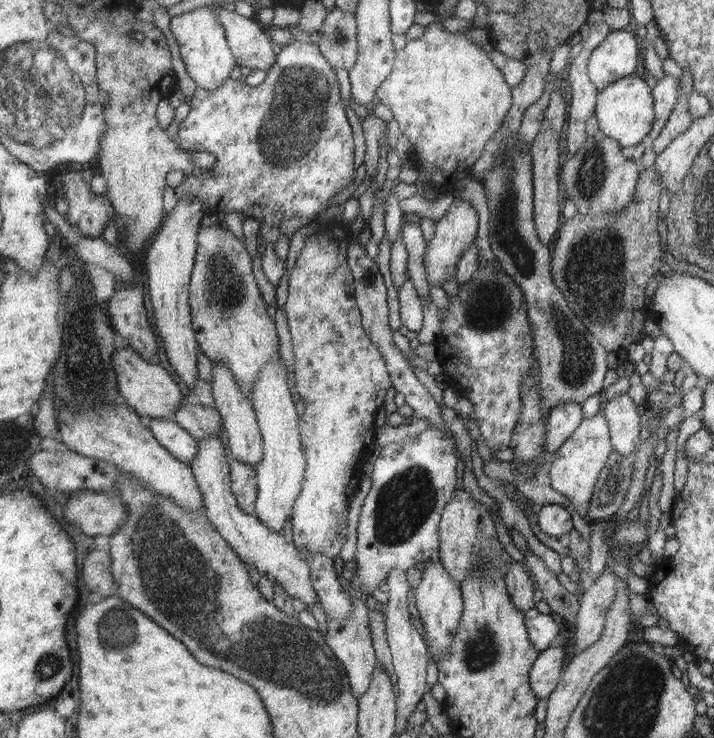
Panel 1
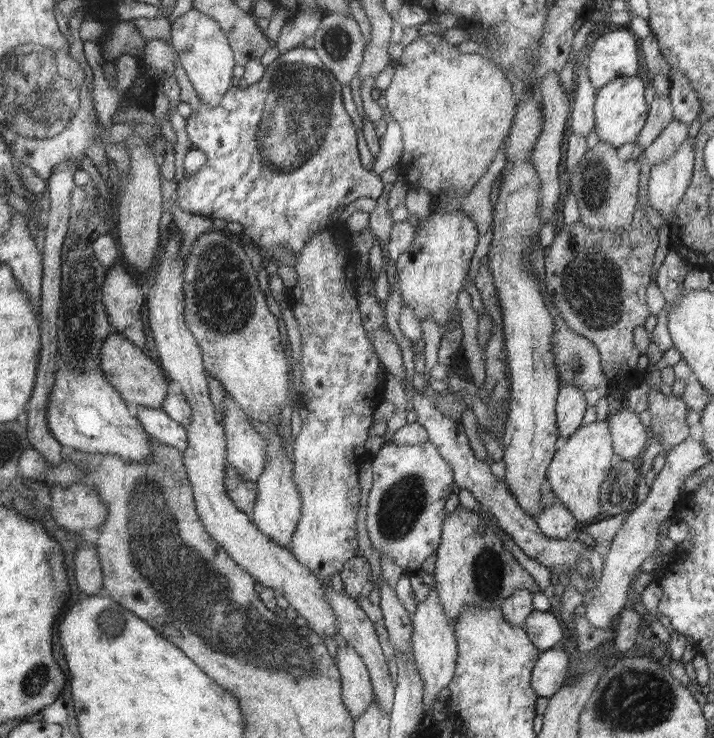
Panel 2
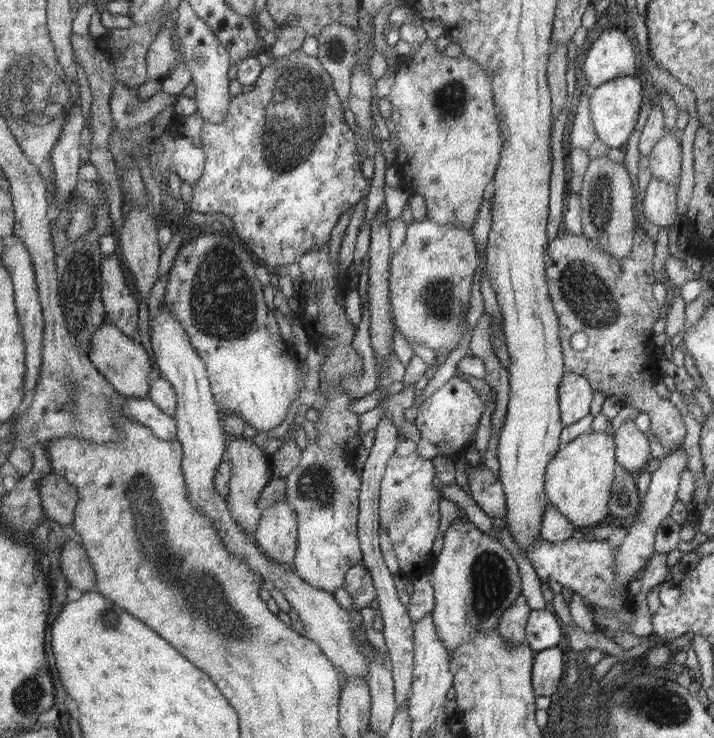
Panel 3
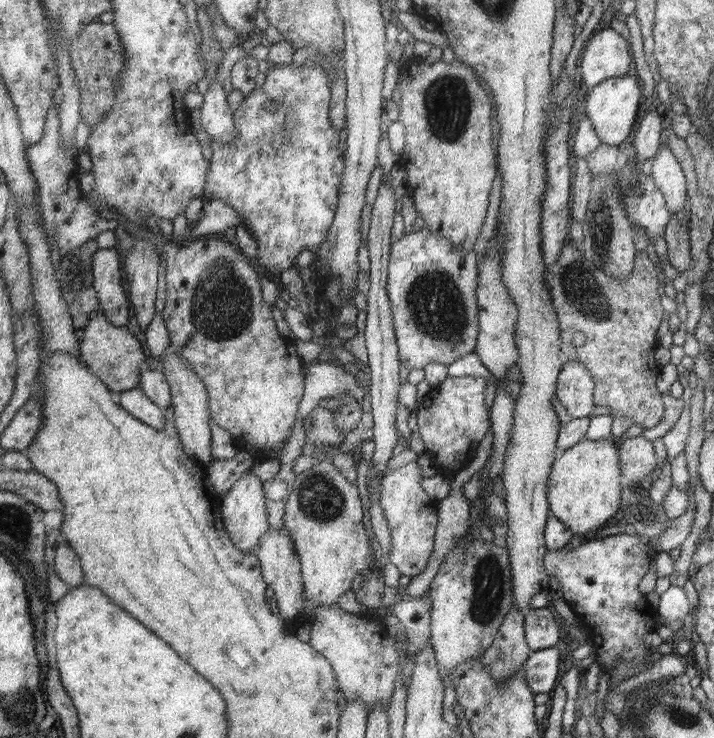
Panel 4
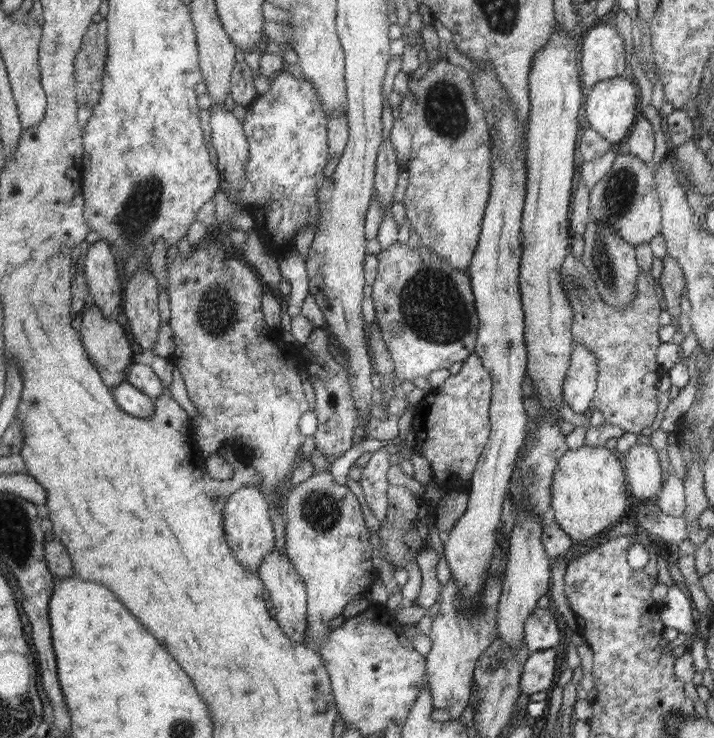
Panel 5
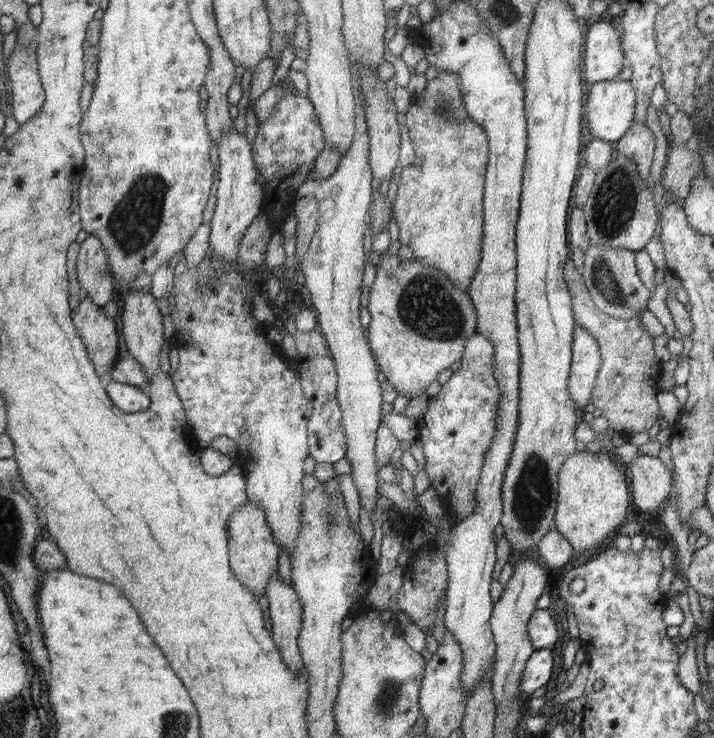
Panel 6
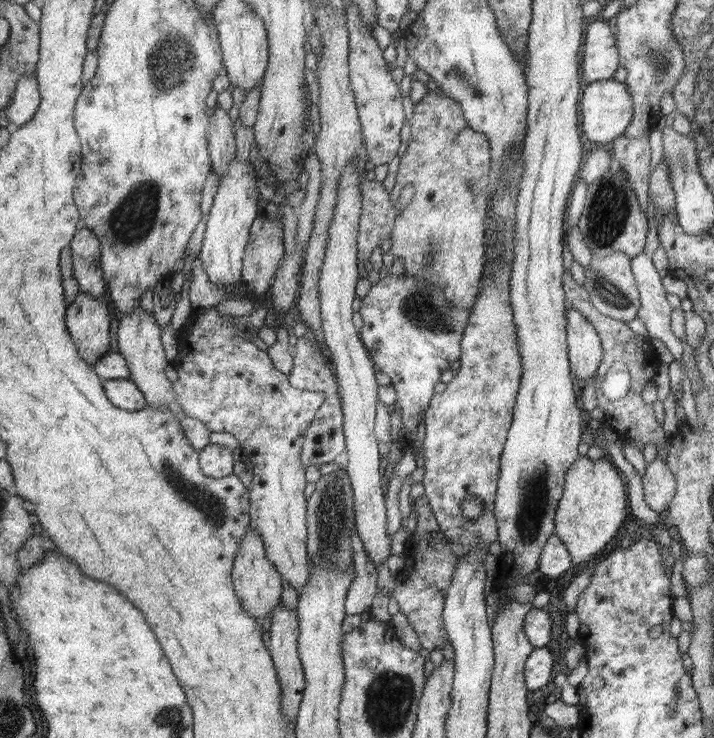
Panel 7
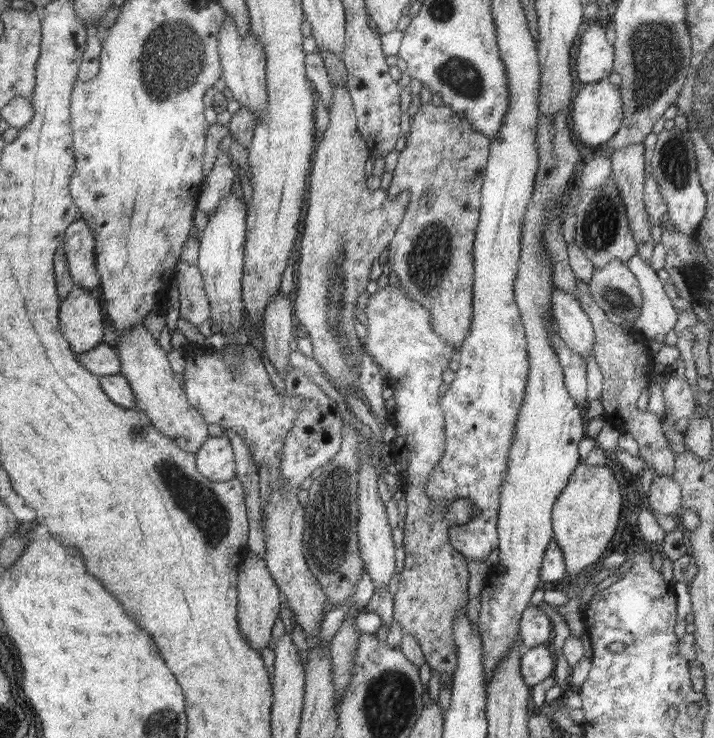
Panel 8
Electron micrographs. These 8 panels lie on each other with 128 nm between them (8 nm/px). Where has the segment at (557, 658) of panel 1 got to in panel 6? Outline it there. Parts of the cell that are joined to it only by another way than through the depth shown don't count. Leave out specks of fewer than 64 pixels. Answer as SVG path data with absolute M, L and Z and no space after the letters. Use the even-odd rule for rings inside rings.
M550 647L535 649L534 654L527 660L526 674L523 675L520 688L524 693L533 694L538 688L545 687L552 678L554 658Z

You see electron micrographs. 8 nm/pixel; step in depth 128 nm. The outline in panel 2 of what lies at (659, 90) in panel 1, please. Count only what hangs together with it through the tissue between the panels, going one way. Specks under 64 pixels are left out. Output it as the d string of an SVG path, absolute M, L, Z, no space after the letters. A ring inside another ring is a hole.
M656 94L651 103L651 115L648 116L648 123L639 135L637 144L642 149L648 149L666 130L668 124L674 120L673 108L669 94L659 96Z

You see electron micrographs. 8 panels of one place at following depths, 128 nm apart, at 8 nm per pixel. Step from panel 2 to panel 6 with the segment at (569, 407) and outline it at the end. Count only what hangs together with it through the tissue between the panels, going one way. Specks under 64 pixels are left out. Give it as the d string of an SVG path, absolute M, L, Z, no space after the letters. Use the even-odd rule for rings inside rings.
M575 326L574 359L568 389L581 409L591 402L599 368L603 365L599 342L586 328Z

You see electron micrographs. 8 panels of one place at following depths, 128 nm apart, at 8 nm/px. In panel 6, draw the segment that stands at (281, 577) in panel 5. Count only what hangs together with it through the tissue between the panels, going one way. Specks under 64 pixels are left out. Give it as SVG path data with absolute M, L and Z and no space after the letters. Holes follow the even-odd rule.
M274 576L266 589L267 603L272 633L283 660L286 661L296 675L304 671L303 655L299 651L299 634L303 629L303 601L292 584Z

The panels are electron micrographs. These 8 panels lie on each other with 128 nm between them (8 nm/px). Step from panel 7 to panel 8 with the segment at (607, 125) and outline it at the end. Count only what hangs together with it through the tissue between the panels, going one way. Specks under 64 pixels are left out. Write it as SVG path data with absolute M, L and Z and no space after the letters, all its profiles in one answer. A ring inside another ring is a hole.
M608 79L586 83L571 105L572 132L575 132L588 149L600 147L613 139L620 127L623 127L623 119L623 94Z

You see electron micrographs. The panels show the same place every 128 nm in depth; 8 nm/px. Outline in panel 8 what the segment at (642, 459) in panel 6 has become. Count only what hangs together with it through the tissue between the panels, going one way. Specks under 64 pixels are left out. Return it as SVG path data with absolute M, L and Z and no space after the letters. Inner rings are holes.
M654 474L647 497L651 512L680 516L684 502L682 486L673 477Z

